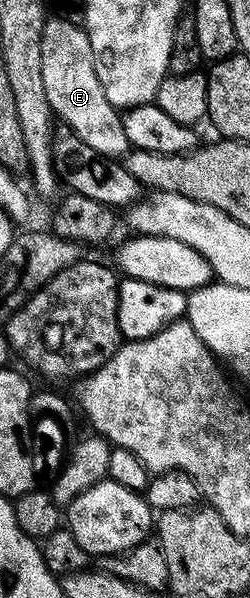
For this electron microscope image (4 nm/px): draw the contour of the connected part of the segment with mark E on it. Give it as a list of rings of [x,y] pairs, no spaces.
[[[48,18],[42,30],[42,83],[46,85],[46,98],[52,107],[53,117],[58,118],[63,127],[69,128],[86,146],[98,150],[100,156],[123,158],[128,155],[130,145],[124,129],[124,117],[106,98],[102,82],[94,70],[94,50],[90,50],[90,38],[79,24],[71,24],[59,18]]]

